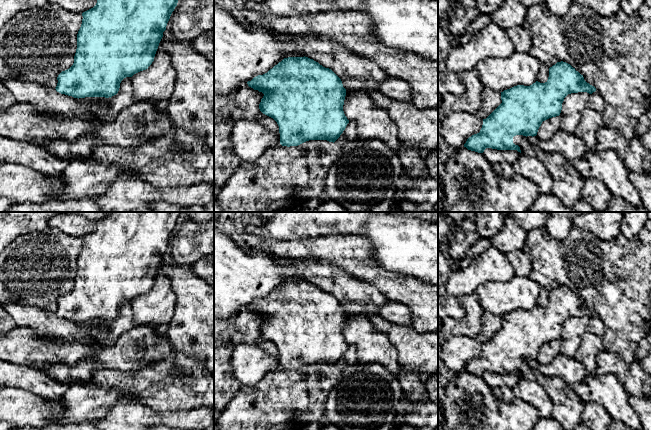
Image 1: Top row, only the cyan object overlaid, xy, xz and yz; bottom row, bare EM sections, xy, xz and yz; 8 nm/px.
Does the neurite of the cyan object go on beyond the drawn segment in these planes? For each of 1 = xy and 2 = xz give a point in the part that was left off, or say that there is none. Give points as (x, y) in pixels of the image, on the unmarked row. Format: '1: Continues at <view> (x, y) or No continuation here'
1: No continuation here
2: No continuation here

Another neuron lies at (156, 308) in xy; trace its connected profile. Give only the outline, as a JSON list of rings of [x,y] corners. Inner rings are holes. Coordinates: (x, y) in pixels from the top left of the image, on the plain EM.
[[[158,271],[152,288],[146,294],[134,298],[131,301],[131,306],[135,324],[153,327],[168,325],[174,315],[176,306],[176,294],[173,291],[169,277]]]

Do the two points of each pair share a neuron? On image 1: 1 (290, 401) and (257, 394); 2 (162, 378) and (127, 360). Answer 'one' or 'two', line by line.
1: one
2: two

